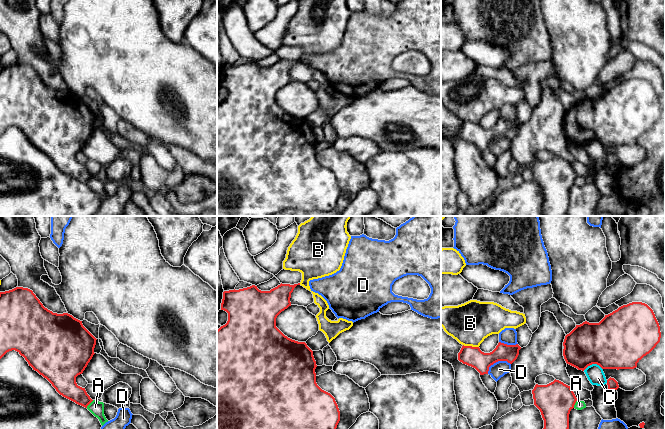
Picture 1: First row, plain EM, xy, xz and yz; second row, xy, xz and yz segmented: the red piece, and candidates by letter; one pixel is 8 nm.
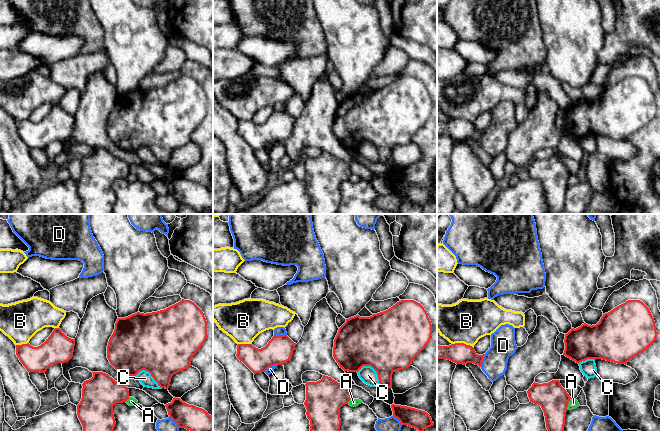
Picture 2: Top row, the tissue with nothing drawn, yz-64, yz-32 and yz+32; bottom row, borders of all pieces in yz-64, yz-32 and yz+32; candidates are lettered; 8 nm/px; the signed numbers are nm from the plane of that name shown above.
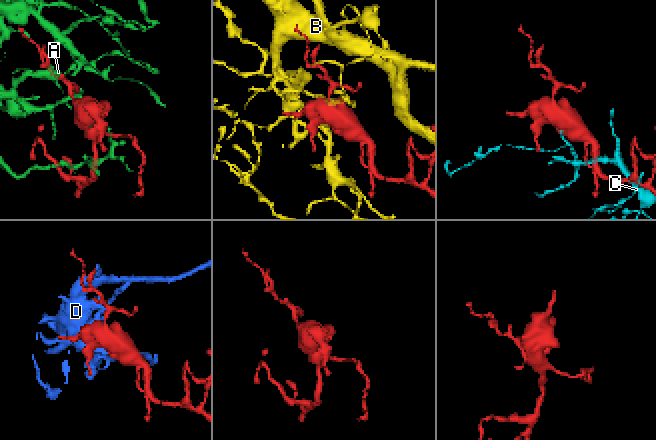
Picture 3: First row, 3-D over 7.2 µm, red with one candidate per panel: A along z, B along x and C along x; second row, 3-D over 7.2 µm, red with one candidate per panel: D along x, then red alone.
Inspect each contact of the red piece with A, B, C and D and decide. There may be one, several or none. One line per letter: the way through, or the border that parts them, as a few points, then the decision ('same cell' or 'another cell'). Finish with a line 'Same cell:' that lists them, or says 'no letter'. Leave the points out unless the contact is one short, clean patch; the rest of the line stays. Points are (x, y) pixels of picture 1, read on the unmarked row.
A: another cell
B: another cell
C: another cell
D: another cell
Same cell: no letter

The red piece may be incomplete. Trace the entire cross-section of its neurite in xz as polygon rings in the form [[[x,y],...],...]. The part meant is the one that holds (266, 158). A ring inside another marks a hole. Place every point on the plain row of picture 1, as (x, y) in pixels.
[[[280,60],[270,67],[261,67],[252,61],[239,66],[223,68],[221,86],[228,89],[228,97],[217,106],[217,216],[273,216],[288,209],[300,209],[304,211],[330,211],[336,207],[340,197],[340,187],[335,174],[322,166],[316,159],[315,145],[317,143],[313,127],[305,118],[298,118],[285,112],[276,103],[277,92],[291,82],[290,74],[294,64],[300,61]]]

